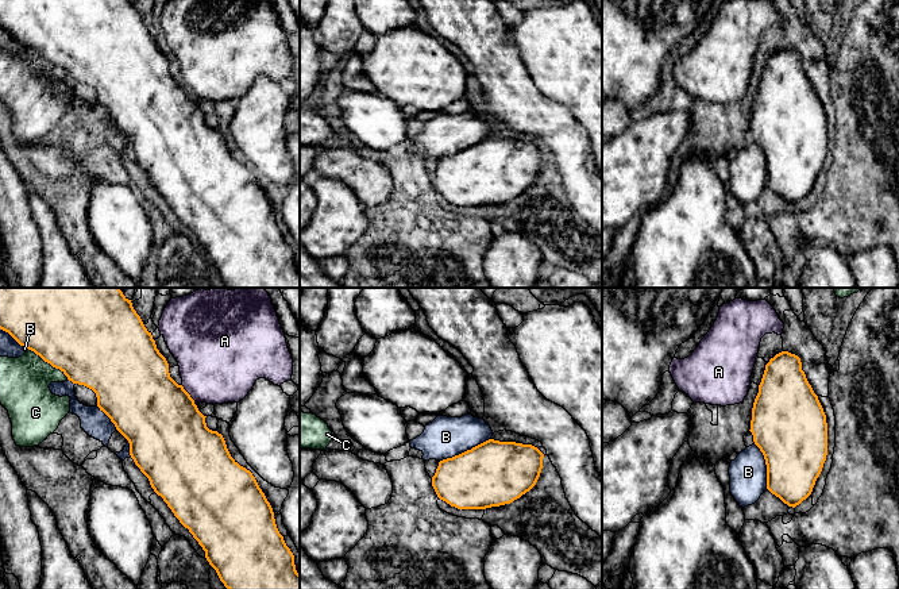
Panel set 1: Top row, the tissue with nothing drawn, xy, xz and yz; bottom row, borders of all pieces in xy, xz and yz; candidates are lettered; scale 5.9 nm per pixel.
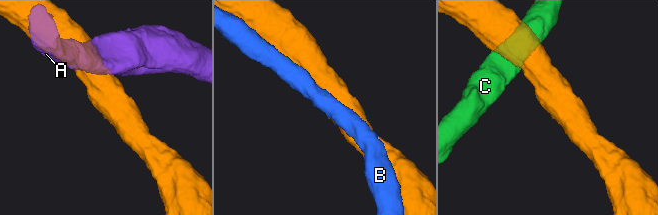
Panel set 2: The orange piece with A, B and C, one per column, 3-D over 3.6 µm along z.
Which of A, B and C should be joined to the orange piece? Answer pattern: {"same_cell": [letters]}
{"same_cell": ["B"]}

